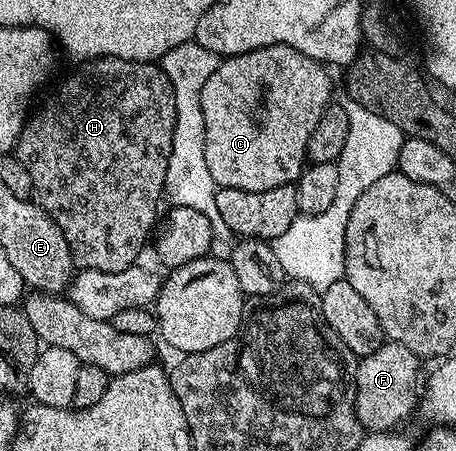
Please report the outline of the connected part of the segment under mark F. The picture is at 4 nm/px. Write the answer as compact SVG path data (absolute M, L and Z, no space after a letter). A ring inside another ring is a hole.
M389 340L386 343L383 343L379 346L379 350L375 350L375 354L367 354L366 356L360 357L356 361L355 371L353 373L353 381L355 382L355 410L357 411L357 417L361 423L362 429L368 430L370 433L374 432L387 432L393 429L396 429L396 424L401 424L409 415L413 412L413 407L418 407L419 404L419 384L417 388L417 374L421 370L422 361L415 355L411 350L407 350L407 346L403 346L399 342L394 340Z

